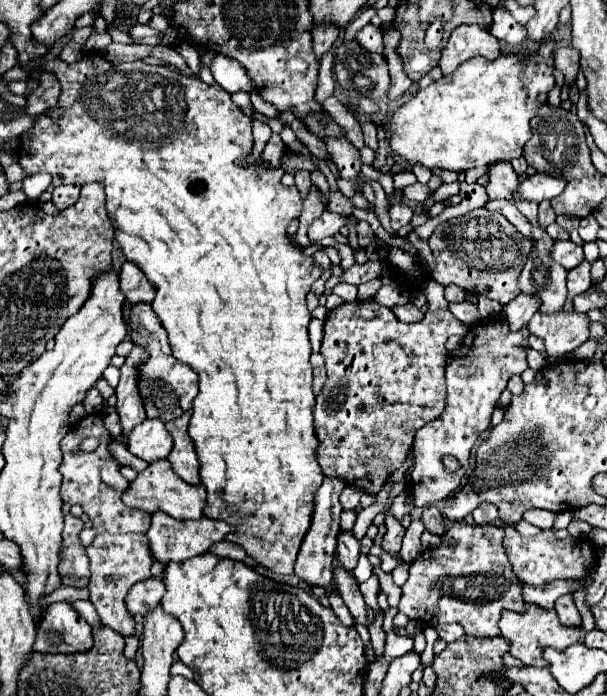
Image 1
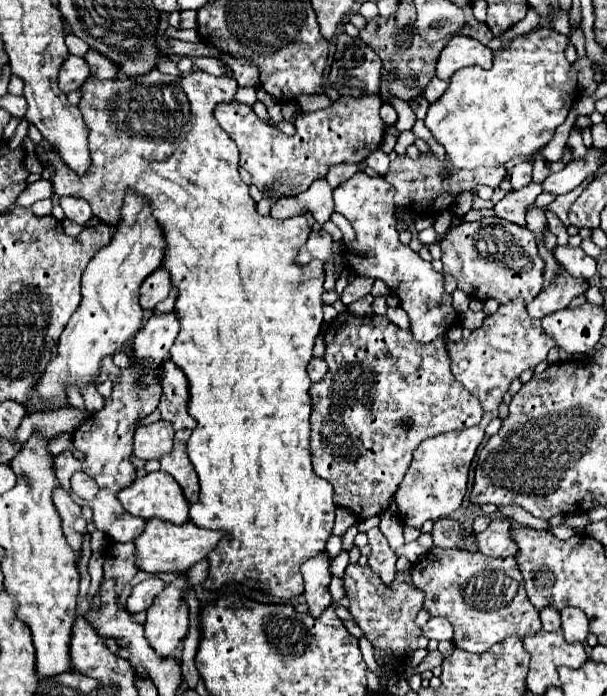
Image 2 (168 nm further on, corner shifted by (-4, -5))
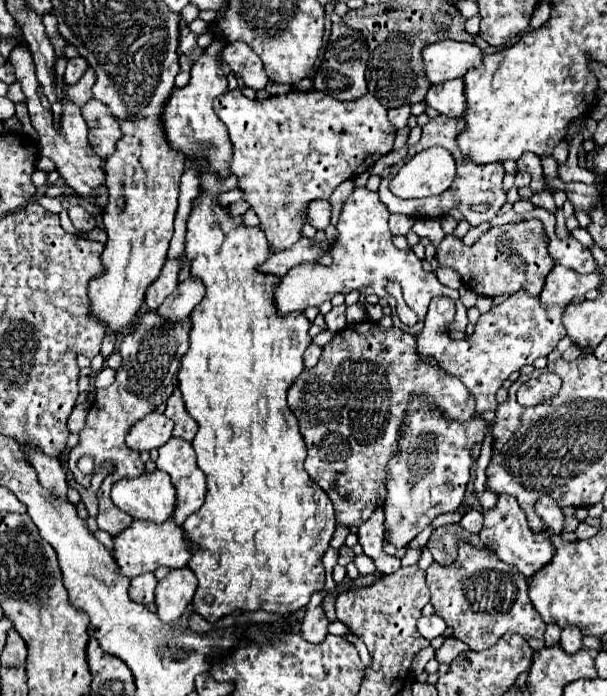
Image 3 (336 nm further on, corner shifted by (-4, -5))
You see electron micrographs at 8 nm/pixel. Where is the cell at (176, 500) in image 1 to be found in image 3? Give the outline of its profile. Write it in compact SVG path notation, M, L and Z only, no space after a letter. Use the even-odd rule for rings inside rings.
M154 470L138 478L122 478L112 486L112 502L132 518L162 524L172 516L176 490L170 476Z

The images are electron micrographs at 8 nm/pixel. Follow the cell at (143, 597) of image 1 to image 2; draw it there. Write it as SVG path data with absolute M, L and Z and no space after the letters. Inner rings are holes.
M150 578L150 580L144 580L144 582L136 584L132 588L132 594L128 596L126 608L130 612L144 612L144 610L148 610L152 606L154 598L162 592L164 586L166 584L162 580L158 580L158 578Z

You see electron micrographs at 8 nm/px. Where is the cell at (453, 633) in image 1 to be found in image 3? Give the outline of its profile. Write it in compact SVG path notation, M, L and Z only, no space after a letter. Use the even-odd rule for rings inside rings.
M432 614L432 616L420 616L420 620L418 620L418 632L426 640L432 640L432 638L444 634L444 630L446 630L446 622L440 616L436 616L436 614Z

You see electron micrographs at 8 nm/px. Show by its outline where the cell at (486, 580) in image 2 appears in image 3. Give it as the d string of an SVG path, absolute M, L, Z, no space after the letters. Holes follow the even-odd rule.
M460 540L458 544L458 558L454 564L450 566L440 566L440 564L432 564L426 570L426 582L432 594L432 606L436 610L436 614L440 618L444 618L444 622L448 626L454 628L454 636L460 638L462 642L466 642L470 646L470 650L486 650L492 644L498 642L498 638L506 632L514 632L520 634L532 650L540 650L544 648L544 620L540 620L540 614L532 608L532 602L528 598L528 582L526 578L518 572L516 566L504 564L502 560L498 560L494 556L494 552L478 550L474 548L468 540Z

